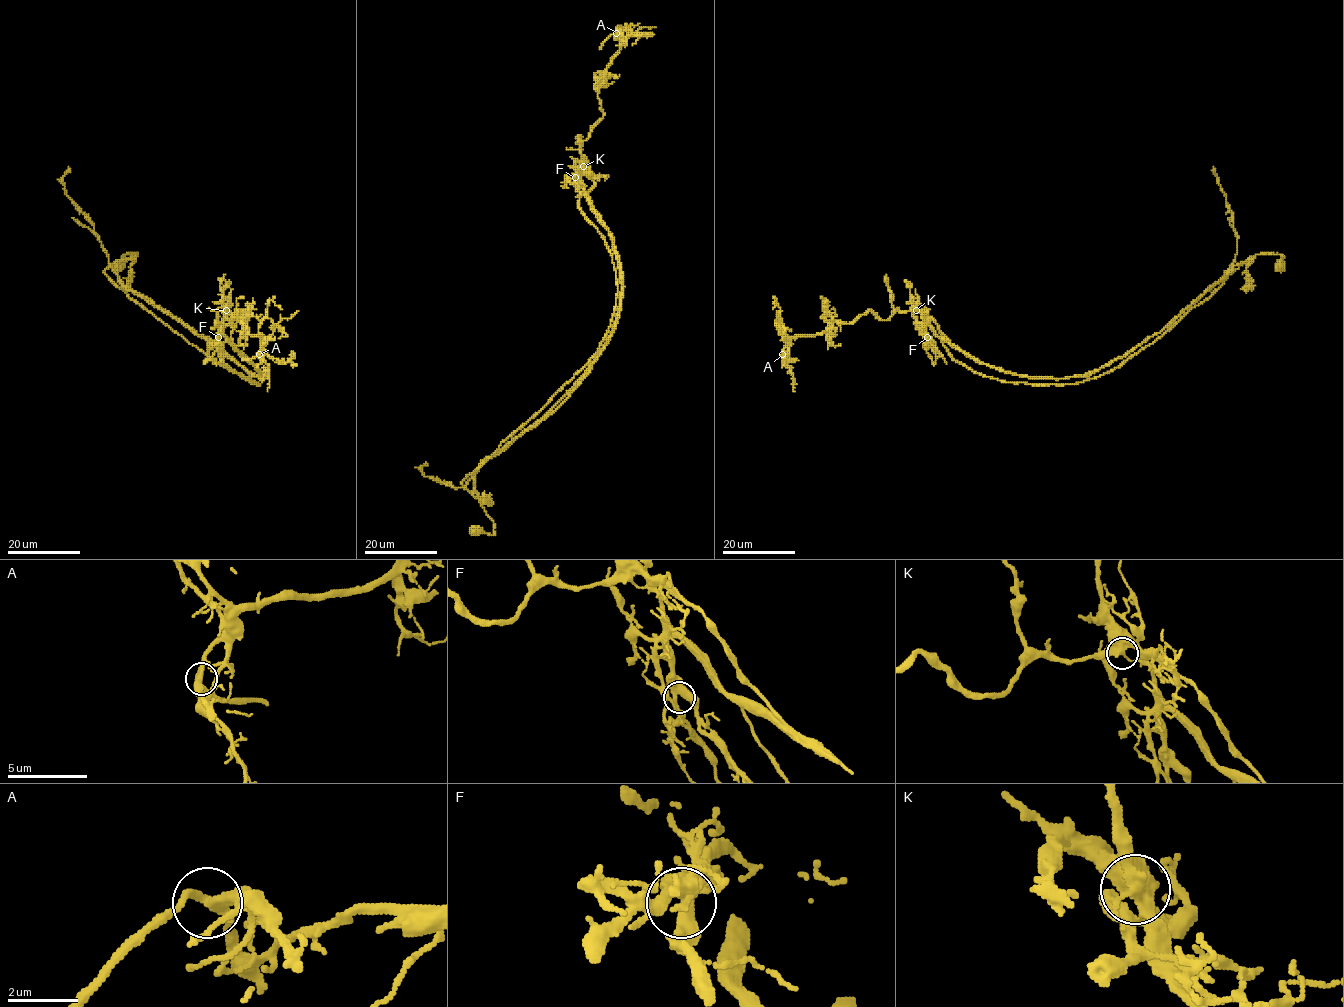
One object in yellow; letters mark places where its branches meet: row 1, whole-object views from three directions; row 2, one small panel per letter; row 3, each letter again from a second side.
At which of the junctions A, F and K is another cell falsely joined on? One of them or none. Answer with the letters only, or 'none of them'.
K

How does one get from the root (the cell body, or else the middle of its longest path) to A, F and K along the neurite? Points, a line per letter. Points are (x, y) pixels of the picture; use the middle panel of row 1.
A: (621, 303), (614, 243), (580, 176), (580, 143), (603, 114), (598, 84), (623, 43), (616, 33)
F: (621, 303), (621, 266), (613, 240), (581, 186), (579, 174), (575, 177)
K: (621, 303), (618, 256), (611, 233), (581, 186), (583, 166)

